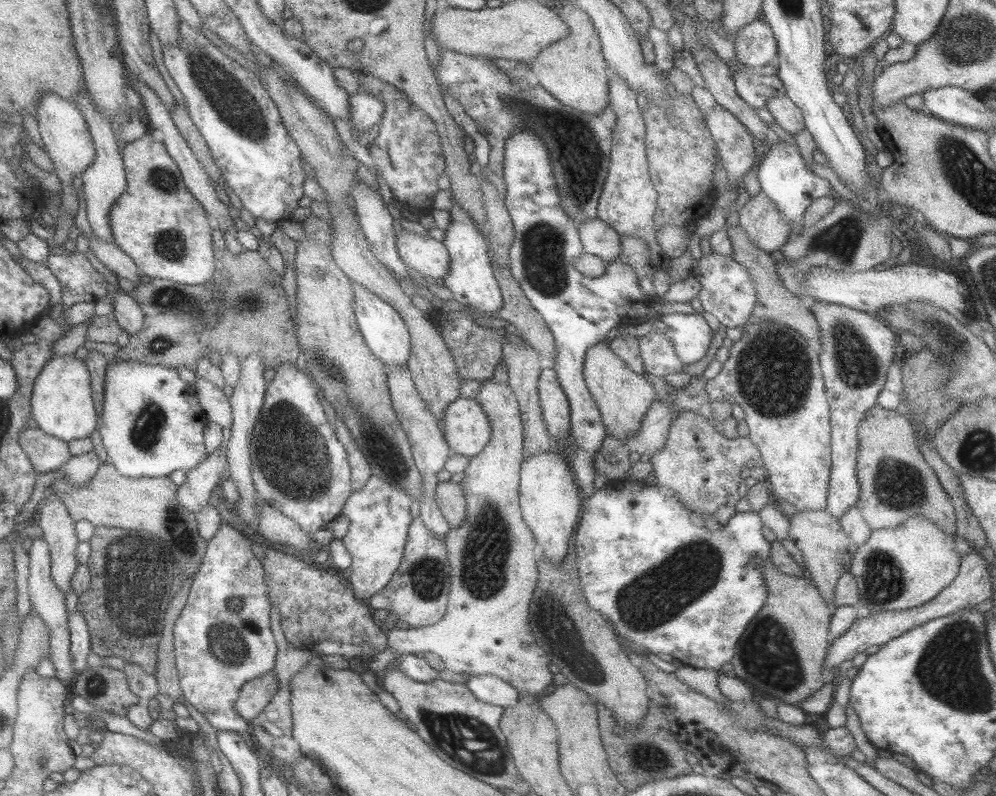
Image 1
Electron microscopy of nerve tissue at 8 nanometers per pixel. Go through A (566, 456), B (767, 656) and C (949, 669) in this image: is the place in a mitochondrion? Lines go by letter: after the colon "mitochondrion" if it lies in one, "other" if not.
A: other
B: mitochondrion
C: mitochondrion

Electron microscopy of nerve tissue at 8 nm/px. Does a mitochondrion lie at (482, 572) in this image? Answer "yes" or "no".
yes

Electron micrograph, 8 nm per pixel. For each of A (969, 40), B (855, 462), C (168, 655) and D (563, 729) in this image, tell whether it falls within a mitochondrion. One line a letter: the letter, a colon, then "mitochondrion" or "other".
A: mitochondrion
B: other
C: other
D: other

